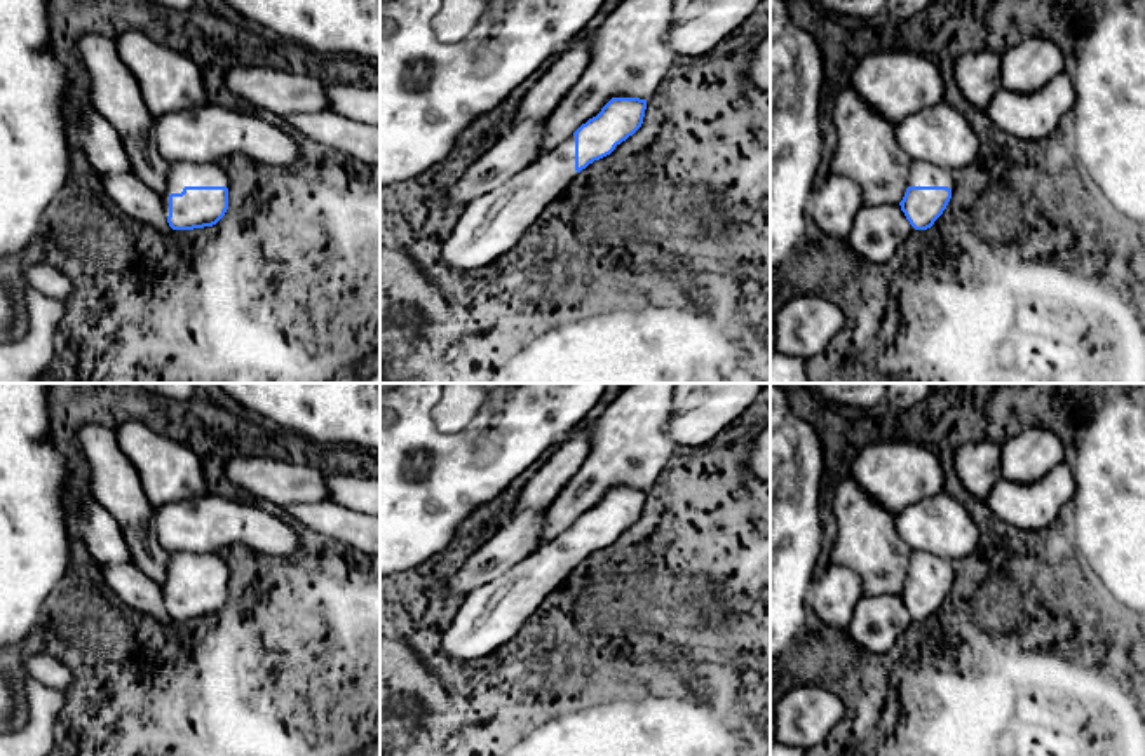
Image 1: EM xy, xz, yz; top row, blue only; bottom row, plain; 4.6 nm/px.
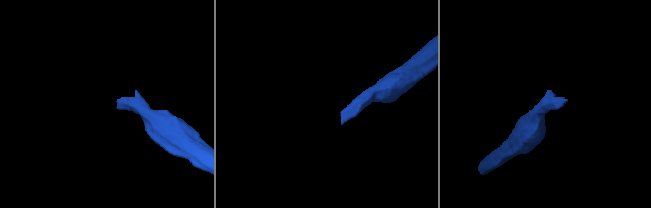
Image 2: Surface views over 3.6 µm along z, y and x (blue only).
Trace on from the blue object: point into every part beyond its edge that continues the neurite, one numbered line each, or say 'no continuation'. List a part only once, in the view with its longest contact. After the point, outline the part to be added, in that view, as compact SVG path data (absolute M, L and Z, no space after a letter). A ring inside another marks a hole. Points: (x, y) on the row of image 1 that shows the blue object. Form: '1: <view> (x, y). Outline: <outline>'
1: xy (182, 175). Outline: M174 162L169 169L169 179L160 193L164 218L169 216L169 195L181 193L185 186L230 186L230 178L220 165L220 162L211 164L192 164L192 162Z

